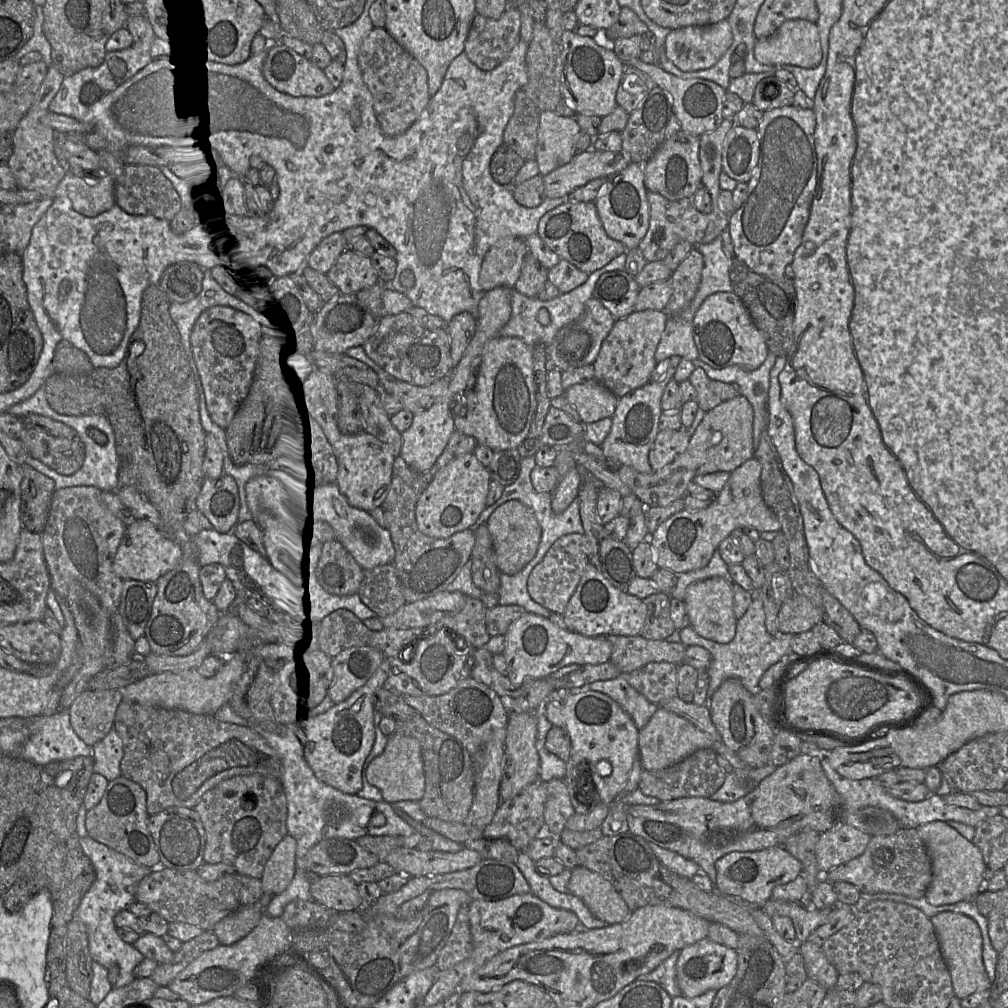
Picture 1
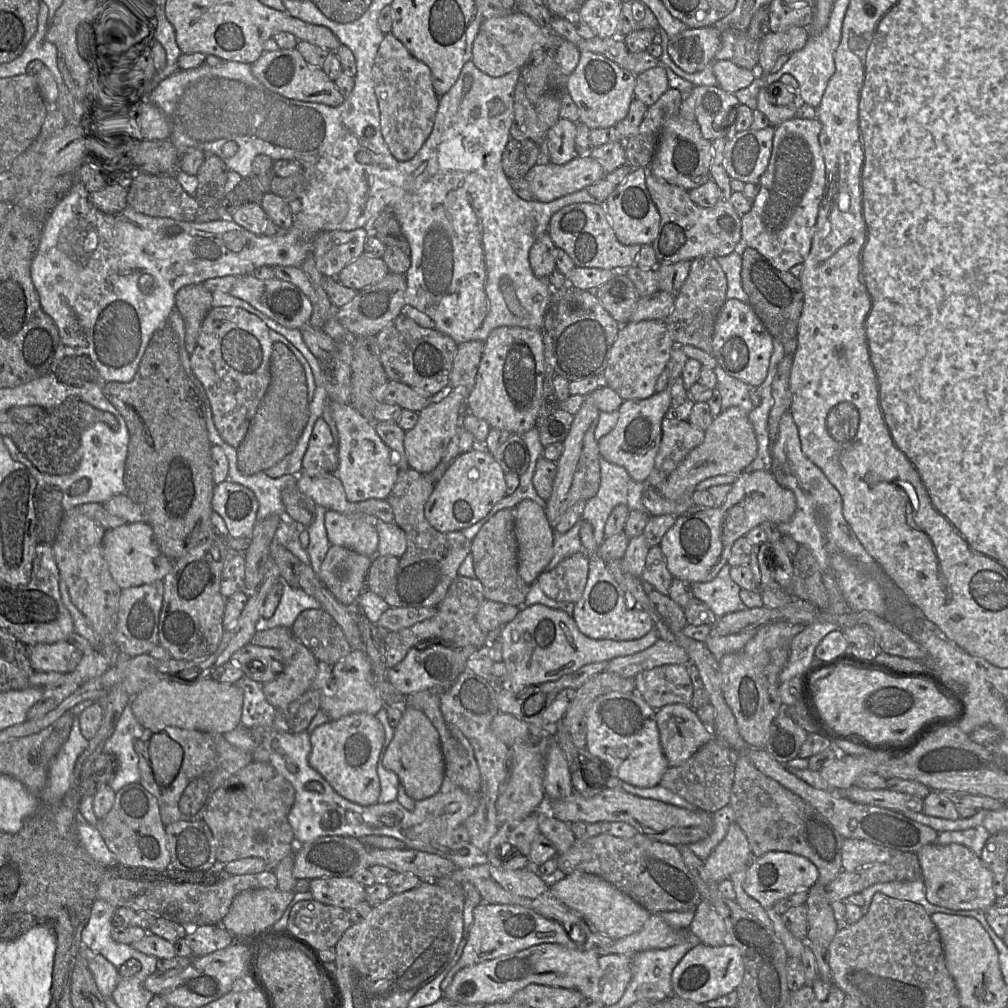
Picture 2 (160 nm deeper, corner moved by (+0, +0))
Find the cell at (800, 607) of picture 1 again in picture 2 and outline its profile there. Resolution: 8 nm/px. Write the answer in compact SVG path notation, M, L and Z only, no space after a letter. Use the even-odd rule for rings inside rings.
M784 622L761 626L742 650L725 654L719 660L724 699L735 717L739 733L751 748L765 749L771 725L784 709L778 693L780 685L778 677L788 662L792 638L803 632L806 626Z

